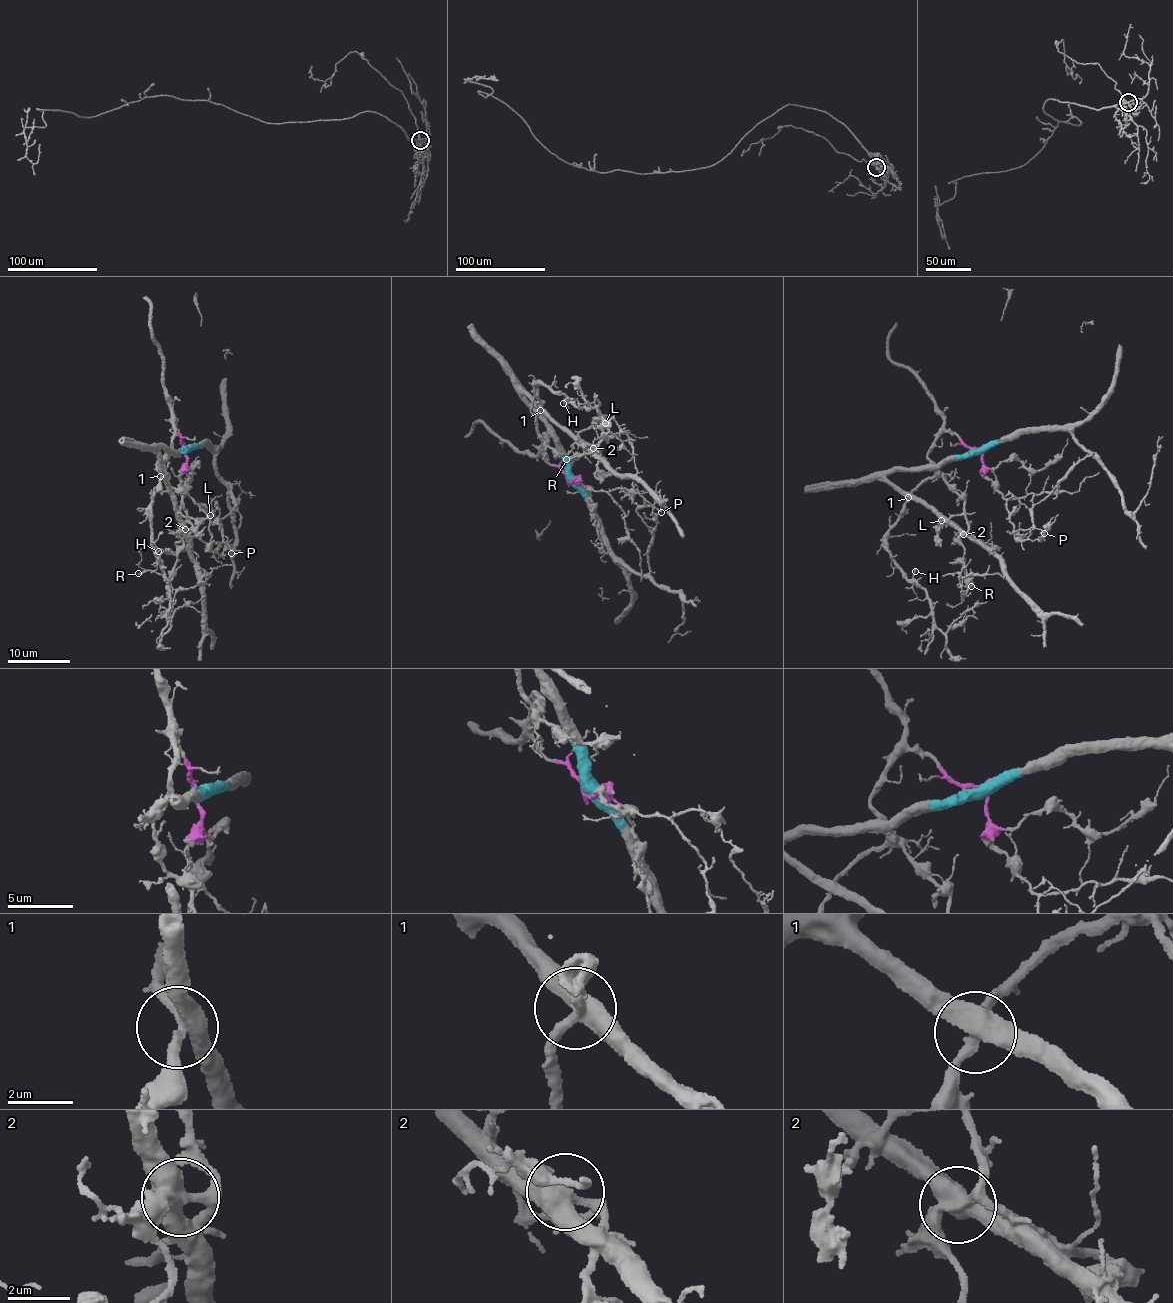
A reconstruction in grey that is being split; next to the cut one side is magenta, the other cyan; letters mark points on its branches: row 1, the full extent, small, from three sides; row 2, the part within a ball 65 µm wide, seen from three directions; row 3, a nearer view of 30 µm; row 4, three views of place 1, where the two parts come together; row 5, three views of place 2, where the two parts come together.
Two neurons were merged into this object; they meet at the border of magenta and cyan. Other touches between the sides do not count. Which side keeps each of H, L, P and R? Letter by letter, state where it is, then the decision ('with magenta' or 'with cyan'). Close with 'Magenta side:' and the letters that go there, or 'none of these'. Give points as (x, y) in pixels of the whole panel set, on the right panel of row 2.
H: place (915, 571); with magenta
L: place (941, 520); with magenta
P: place (1044, 533); with cyan
R: place (971, 586); with magenta
Magenta side: H, L, R

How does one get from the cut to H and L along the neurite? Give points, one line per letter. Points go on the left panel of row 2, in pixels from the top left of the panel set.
H: (184, 448), (173, 421), (171, 449), (157, 470), (158, 489), (149, 510), (158, 558), (158, 551)
L: (184, 448), (173, 421), (172, 440), (163, 468), (171, 485), (181, 495), (181, 514), (199, 519), (210, 515)

